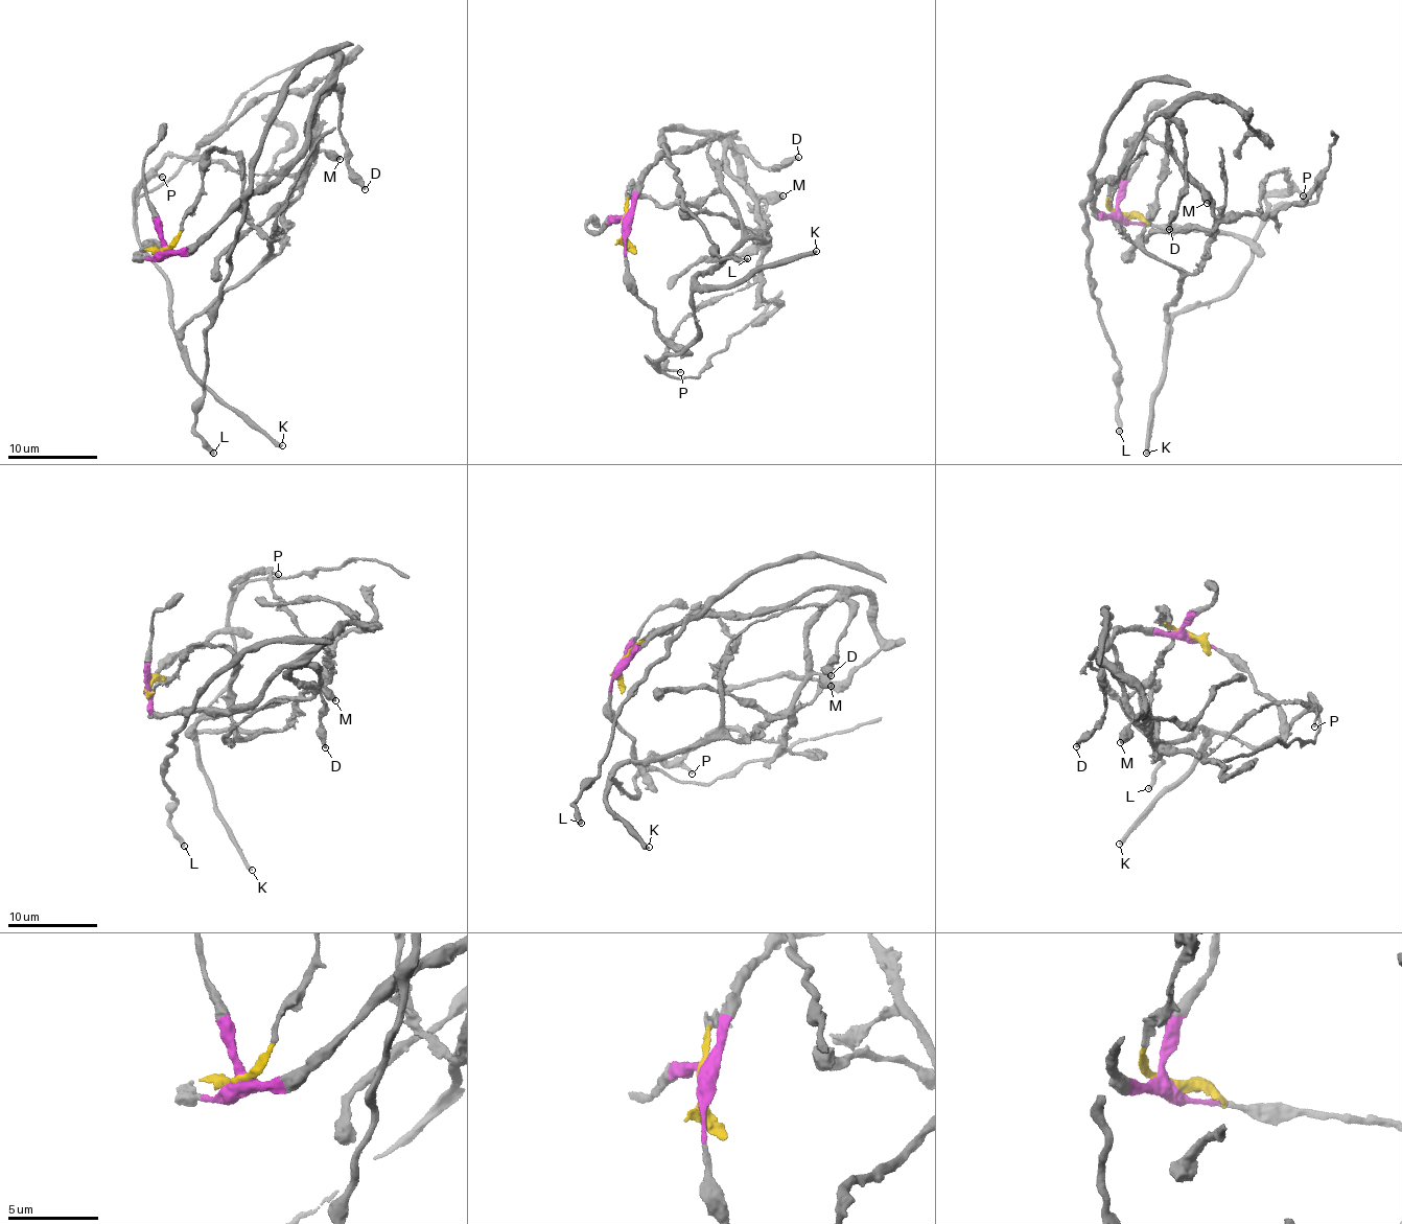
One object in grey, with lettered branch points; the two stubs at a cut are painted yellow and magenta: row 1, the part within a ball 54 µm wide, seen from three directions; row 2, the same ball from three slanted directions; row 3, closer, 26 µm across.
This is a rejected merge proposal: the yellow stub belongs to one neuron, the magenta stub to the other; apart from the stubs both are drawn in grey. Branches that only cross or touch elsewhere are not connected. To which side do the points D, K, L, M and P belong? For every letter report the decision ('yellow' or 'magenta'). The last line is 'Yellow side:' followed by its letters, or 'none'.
D: magenta
K: yellow
L: magenta
M: magenta
P: yellow
Yellow side: K, P

